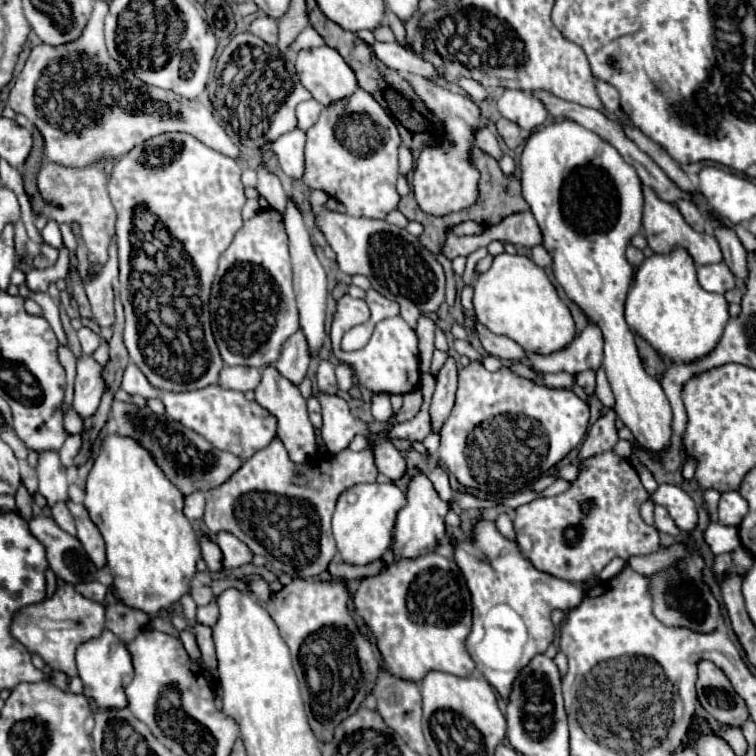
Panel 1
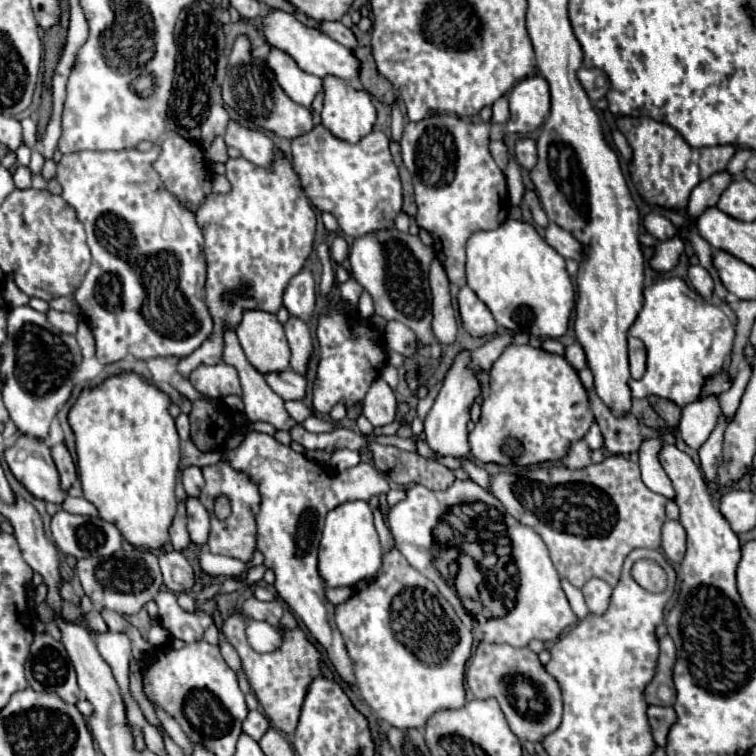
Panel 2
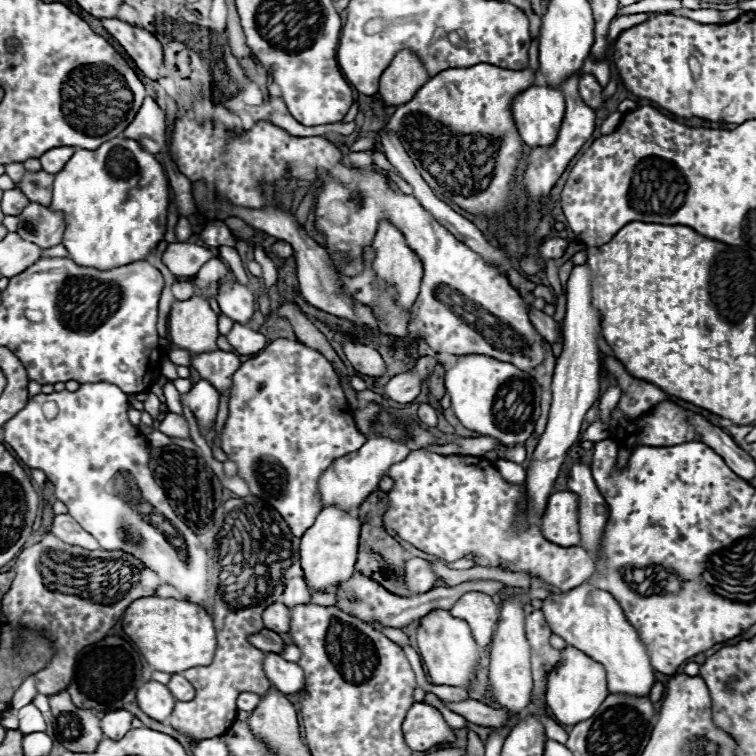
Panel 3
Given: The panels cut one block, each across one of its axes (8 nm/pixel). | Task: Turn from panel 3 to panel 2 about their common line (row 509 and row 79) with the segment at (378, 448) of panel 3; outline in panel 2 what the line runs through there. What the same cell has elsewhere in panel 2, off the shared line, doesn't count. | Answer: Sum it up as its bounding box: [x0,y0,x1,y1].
[264,10,360,82]

